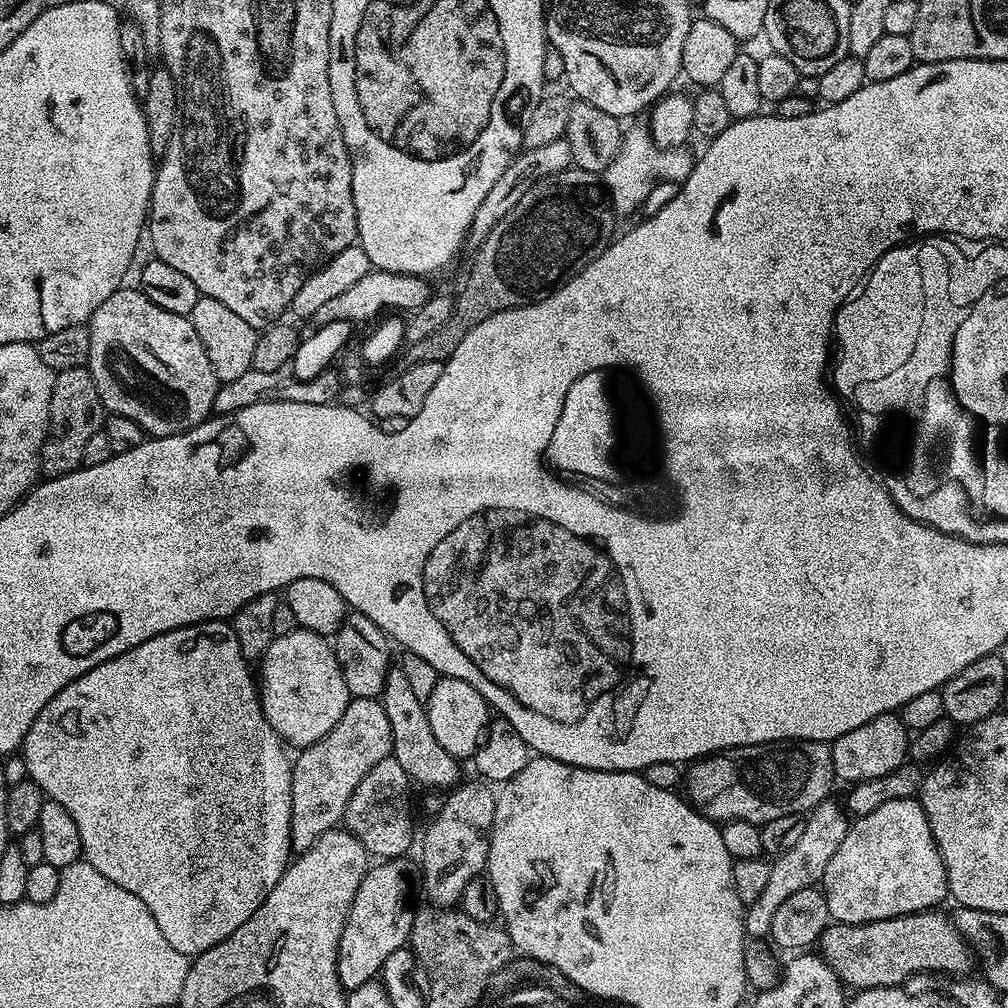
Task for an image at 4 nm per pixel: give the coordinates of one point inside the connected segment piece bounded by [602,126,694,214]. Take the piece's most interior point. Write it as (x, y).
(640, 164)

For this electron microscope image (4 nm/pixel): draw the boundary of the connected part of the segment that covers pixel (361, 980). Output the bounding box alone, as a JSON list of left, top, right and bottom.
[336,858,418,990]

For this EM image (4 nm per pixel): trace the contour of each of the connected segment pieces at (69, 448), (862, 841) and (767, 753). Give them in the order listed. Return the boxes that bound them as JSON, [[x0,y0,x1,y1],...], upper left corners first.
[[40,367,106,477],[822,799,949,924],[686,740,834,826]]

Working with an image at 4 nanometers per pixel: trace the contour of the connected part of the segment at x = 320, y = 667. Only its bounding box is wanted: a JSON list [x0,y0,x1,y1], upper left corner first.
[258,627,350,750]

